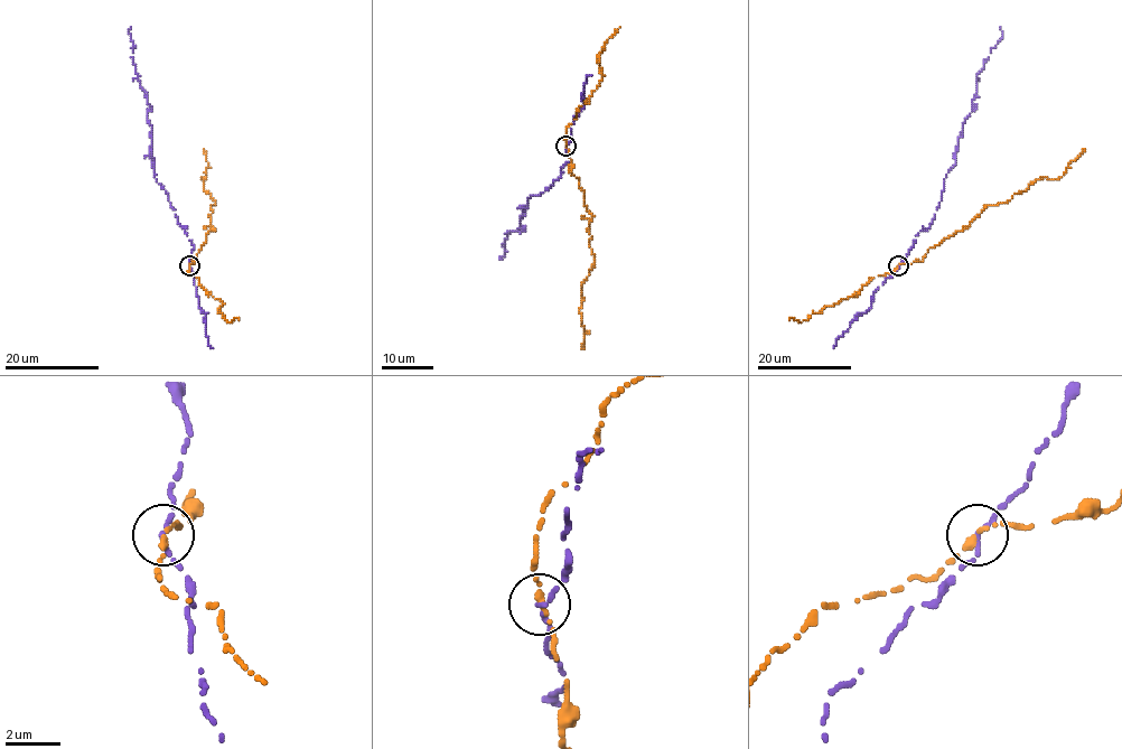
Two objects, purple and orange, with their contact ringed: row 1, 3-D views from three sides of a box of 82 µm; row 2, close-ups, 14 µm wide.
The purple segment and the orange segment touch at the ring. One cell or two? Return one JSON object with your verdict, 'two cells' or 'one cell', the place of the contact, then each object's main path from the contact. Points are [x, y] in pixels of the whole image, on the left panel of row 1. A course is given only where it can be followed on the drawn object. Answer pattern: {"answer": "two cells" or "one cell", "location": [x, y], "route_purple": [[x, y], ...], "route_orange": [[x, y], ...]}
{"answer": "one cell", "location": [189, 265], "route_purple": [[188, 265], [194, 244], [155, 175], [152, 127], [134, 69], [131, 26]], "route_orange": [[188, 265], [205, 242], [205, 236], [213, 230], [209, 205], [214, 200], [203, 187], [207, 164], [204, 149]]}

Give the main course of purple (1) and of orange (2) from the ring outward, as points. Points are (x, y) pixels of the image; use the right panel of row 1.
1: (898, 265), (934, 219), (972, 111), (976, 76), (1001, 39), (1001, 26)
2: (897, 265), (921, 261), (929, 247), (963, 230), (988, 205), (1008, 200), (1037, 178), (1057, 179), (1085, 149)

